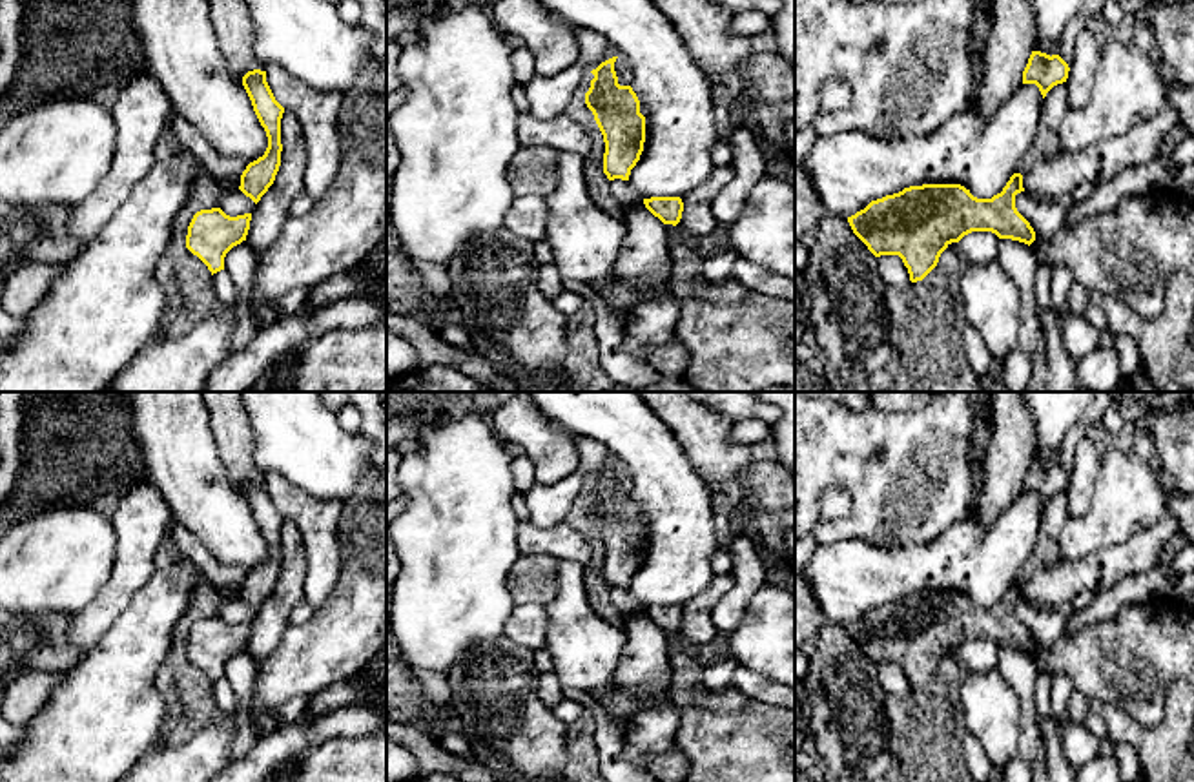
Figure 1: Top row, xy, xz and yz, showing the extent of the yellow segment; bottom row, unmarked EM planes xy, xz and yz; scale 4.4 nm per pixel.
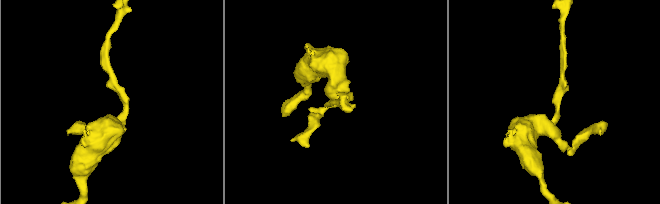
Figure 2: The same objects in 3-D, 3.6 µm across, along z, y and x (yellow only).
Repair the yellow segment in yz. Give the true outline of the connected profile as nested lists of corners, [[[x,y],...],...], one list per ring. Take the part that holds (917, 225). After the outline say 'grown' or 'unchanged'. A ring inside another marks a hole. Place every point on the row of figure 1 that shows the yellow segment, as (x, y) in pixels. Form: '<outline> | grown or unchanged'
[[[1014,173],[992,199],[977,199],[961,184],[910,186],[871,201],[848,222],[875,257],[899,255],[910,281],[917,283],[937,266],[952,242],[972,232],[992,232],[1030,246],[1035,232],[1015,208],[1021,191],[1021,173]]] | unchanged

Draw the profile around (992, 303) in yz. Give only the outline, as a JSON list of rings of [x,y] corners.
[[[970,262],[961,279],[961,304],[993,359],[1019,348],[1021,293],[1014,279],[995,262]]]

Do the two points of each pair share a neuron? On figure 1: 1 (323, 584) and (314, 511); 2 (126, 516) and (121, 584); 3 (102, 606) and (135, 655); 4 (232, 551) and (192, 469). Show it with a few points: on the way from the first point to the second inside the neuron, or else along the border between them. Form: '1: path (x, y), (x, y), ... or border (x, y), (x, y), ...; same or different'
1: path (321, 565), (319, 529); same
2: path (128, 533), (128, 567); same
3: border (141, 587), (86, 653); different
4: path (228, 531), (197, 489); same

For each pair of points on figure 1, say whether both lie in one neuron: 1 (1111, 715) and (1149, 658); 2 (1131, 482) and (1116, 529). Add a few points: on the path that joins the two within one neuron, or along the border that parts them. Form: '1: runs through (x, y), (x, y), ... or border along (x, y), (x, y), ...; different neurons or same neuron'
1: border along (1098, 700), (1125, 711), (1142, 726), (1156, 724); different neurons
2: runs through (1127, 493), (1127, 500), (1116, 513), (1116, 518); same neuron

